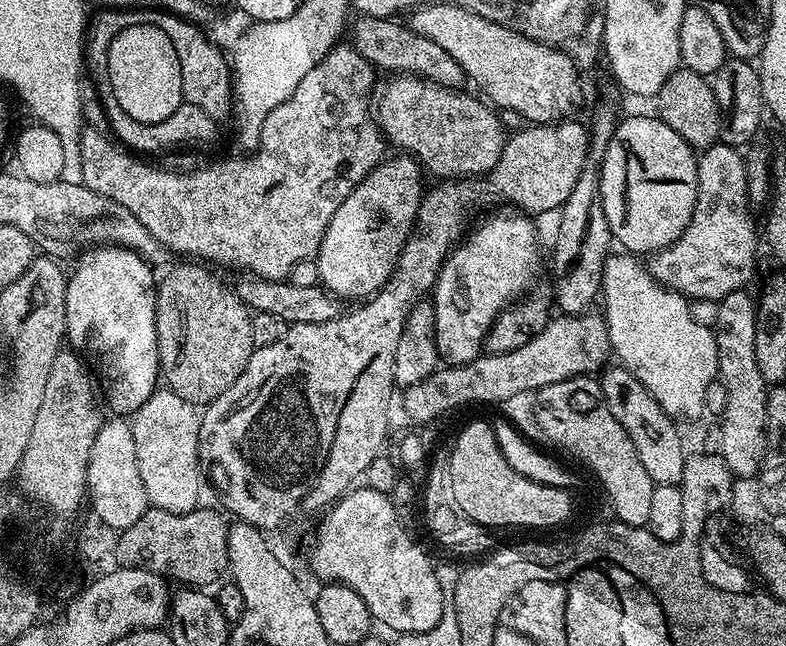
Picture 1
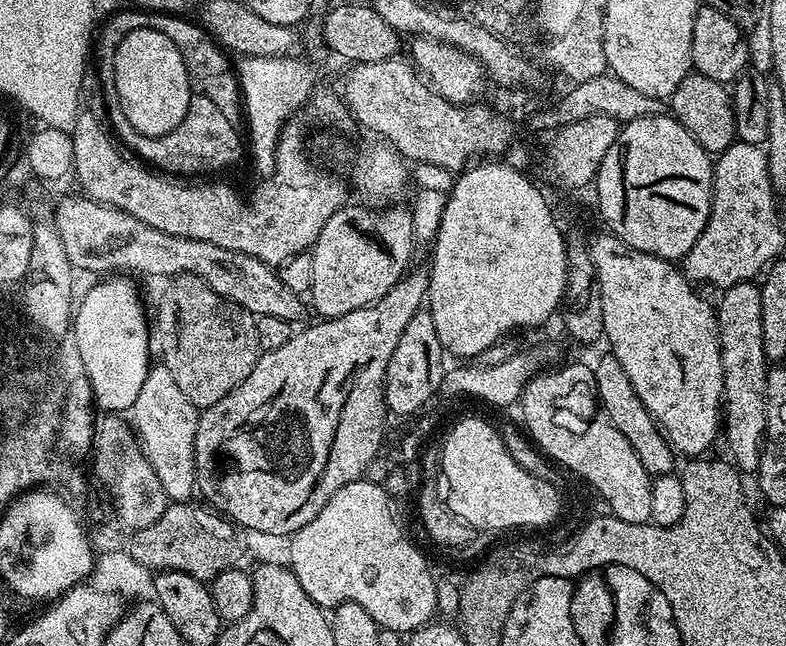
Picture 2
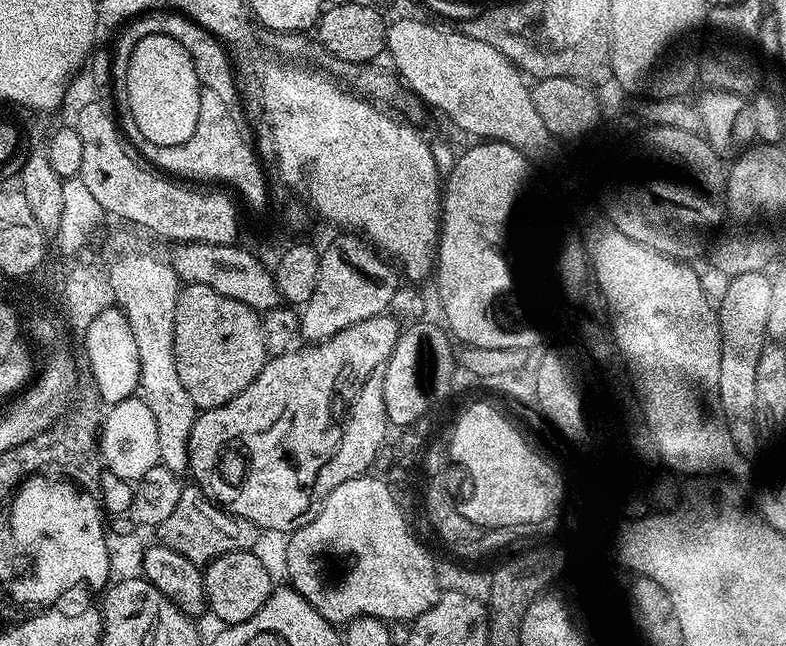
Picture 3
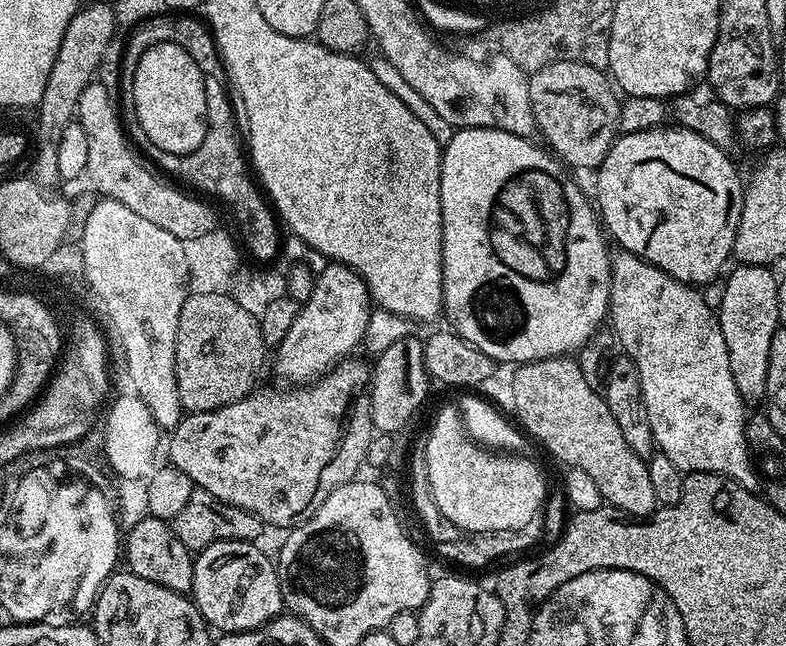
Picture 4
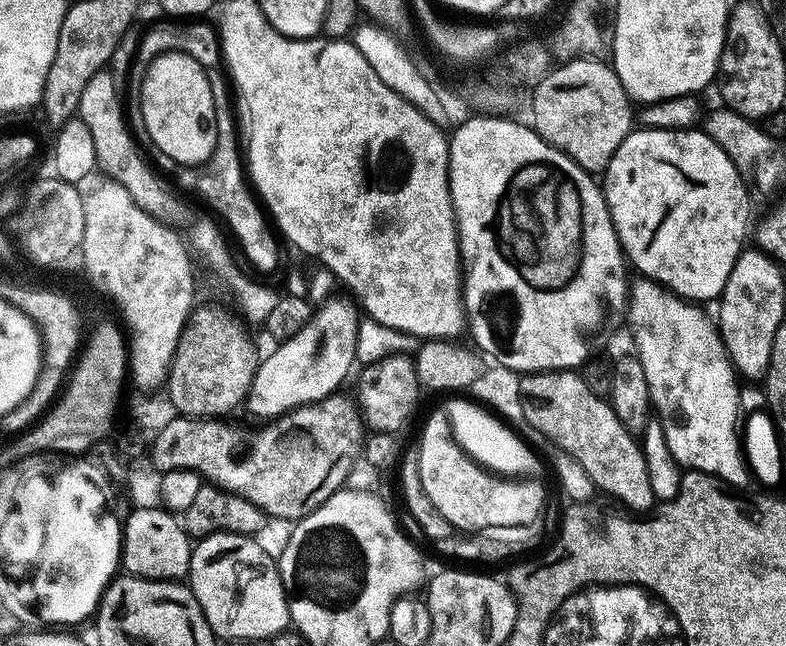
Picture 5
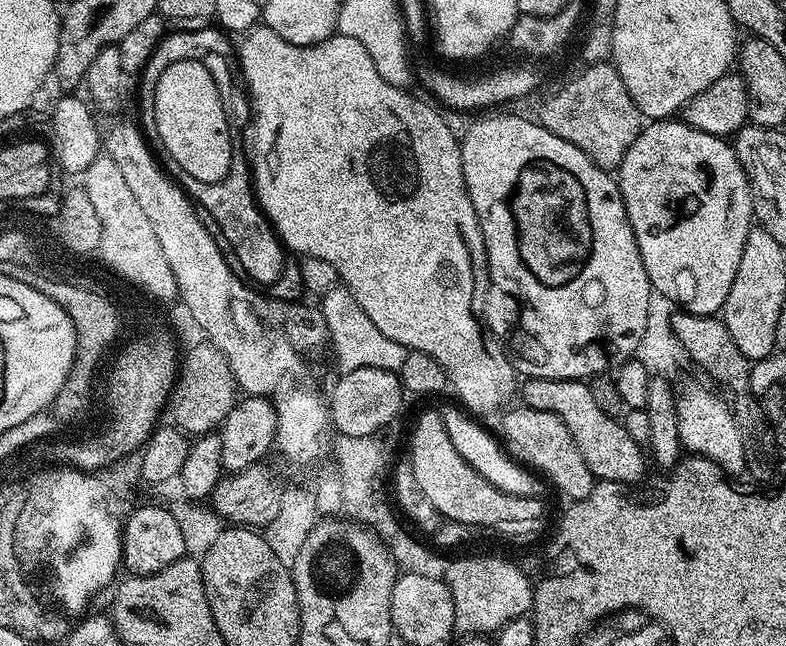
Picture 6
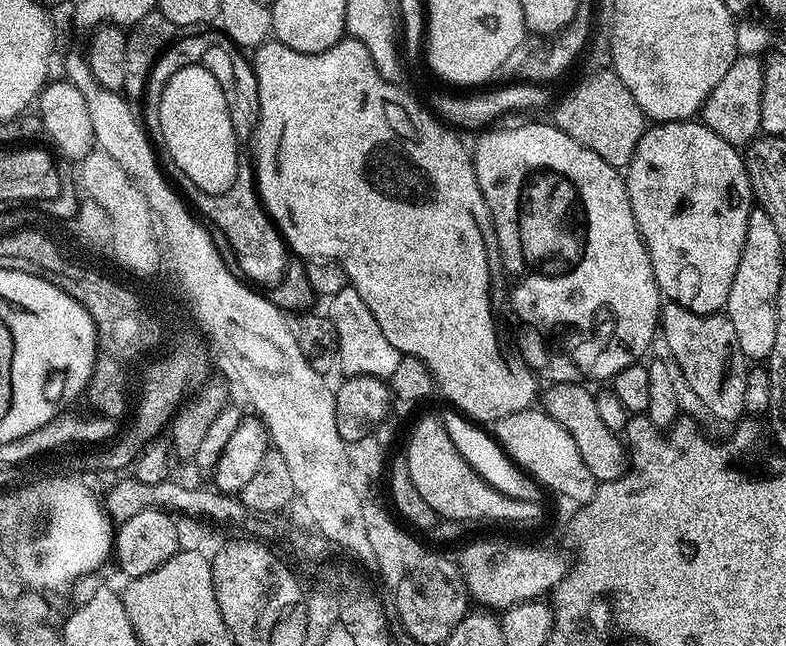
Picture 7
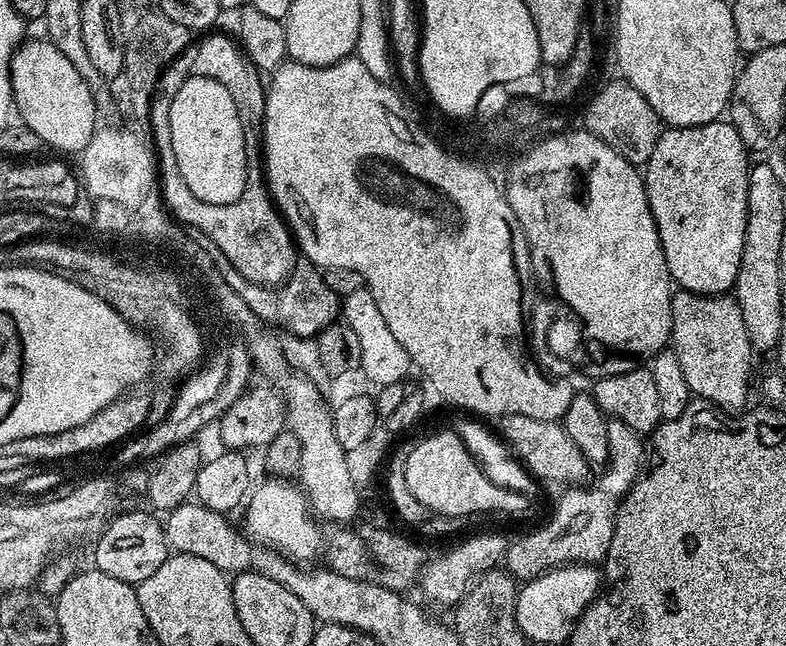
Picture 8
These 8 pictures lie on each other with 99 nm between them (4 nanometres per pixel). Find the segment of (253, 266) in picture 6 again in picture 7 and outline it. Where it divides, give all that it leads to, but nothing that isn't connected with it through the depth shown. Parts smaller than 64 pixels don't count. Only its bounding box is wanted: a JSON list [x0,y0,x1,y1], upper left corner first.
[164,159,290,286]

